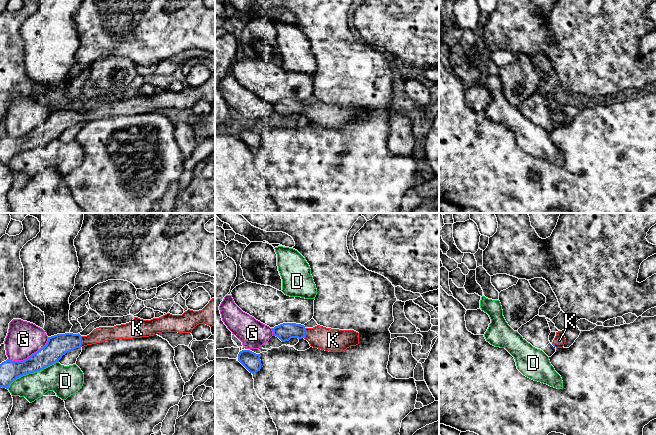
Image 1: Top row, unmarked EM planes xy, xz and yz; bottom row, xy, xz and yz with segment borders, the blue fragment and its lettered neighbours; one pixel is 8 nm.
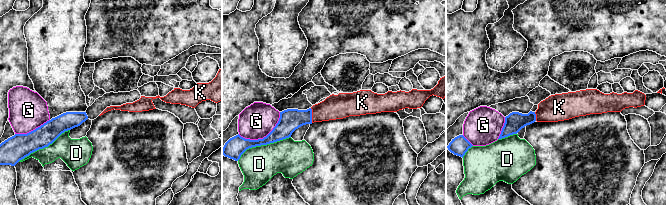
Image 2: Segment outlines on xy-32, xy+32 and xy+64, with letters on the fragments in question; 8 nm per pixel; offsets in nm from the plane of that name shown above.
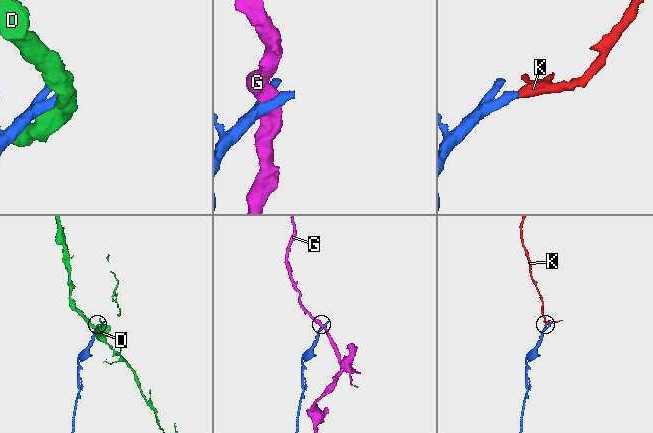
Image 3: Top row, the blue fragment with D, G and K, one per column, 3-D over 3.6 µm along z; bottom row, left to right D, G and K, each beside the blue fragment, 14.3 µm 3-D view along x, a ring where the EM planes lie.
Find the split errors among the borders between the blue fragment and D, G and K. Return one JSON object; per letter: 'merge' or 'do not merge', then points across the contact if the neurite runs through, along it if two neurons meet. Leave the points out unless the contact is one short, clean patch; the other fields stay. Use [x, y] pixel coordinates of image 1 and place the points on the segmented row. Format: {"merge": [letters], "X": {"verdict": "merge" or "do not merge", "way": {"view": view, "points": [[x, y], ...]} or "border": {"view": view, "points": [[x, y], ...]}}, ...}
{"merge": ["K"], "D": {"verdict": "do not merge"}, "G": {"verdict": "do not merge"}, "K": {"verdict": "merge"}}

